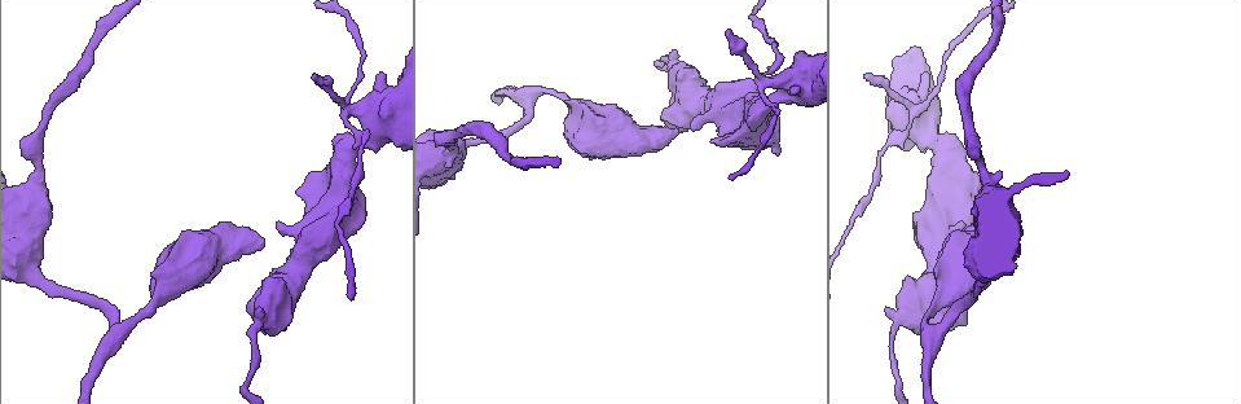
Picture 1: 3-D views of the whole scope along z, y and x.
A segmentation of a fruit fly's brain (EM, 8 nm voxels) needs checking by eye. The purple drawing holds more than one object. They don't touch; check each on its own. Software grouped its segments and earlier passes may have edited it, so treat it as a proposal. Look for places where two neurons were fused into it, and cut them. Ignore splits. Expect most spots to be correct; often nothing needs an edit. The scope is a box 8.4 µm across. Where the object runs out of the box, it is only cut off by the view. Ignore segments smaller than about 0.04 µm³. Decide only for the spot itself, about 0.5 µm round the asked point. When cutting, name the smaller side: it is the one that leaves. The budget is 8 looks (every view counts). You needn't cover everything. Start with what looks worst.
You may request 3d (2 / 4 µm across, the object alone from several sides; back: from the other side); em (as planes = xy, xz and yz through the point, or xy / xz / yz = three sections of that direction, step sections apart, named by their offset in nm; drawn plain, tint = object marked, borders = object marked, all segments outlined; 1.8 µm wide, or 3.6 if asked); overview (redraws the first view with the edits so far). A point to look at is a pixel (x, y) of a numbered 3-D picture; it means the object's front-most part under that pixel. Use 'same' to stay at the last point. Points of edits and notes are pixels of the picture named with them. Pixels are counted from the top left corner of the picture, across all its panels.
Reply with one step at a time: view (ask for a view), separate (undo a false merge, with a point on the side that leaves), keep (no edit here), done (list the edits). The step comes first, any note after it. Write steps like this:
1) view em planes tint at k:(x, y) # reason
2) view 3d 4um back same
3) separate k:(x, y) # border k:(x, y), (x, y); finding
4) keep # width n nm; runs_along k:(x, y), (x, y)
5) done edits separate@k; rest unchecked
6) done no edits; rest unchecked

view 3d 4um at 1:(786, 77)

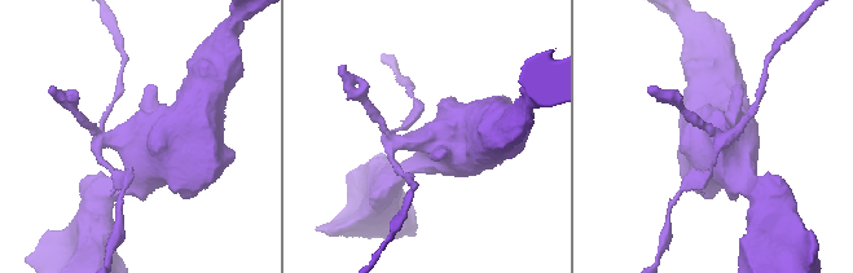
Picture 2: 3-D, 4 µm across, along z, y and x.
view em 3.6um yz step 16 tint at 2:(429, 136) # need the tissue

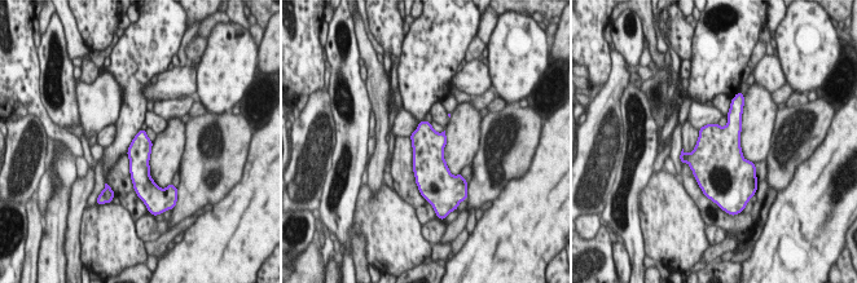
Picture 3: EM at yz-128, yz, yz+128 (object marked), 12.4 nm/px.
view em 3.6um planes tint same # cut it another way

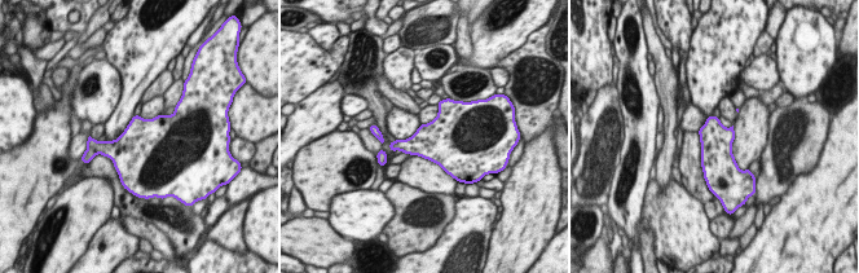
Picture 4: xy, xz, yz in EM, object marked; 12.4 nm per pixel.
separate 4:(89, 153) # two neurons meet here

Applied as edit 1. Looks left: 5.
view overview # redraw

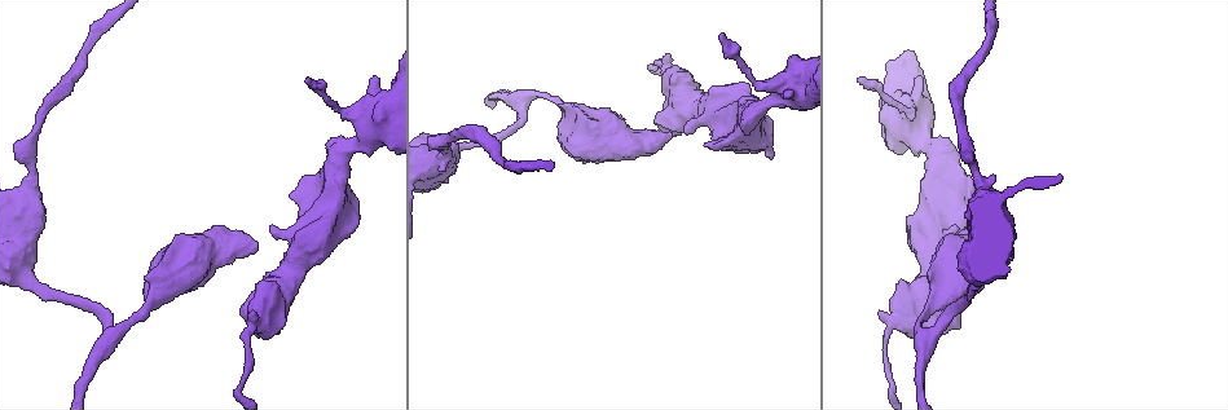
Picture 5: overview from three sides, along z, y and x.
view 3d 4um back at 5:(24, 202) # thick turns thin

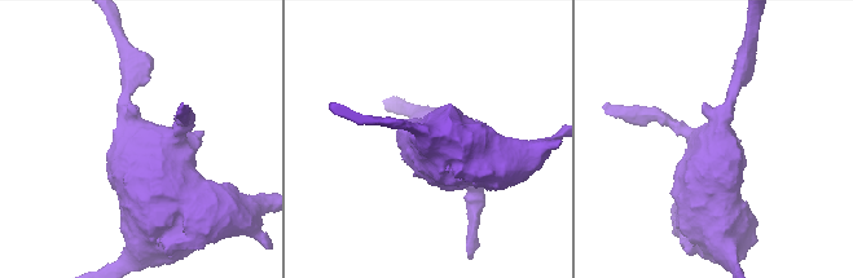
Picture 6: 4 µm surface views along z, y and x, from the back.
view em 3.6um xy step 16 tint at 6:(135, 144)

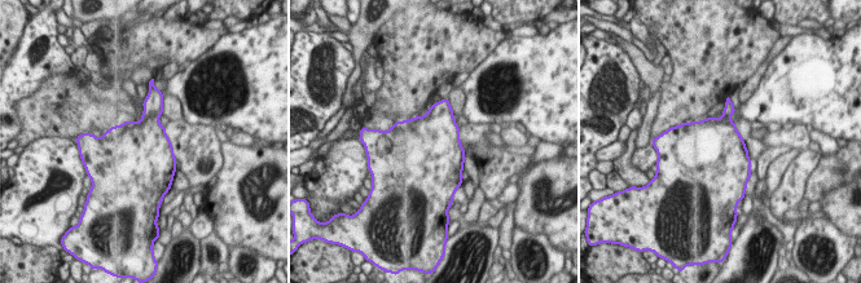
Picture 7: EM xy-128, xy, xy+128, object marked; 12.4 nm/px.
view em 3.6um planes tint same

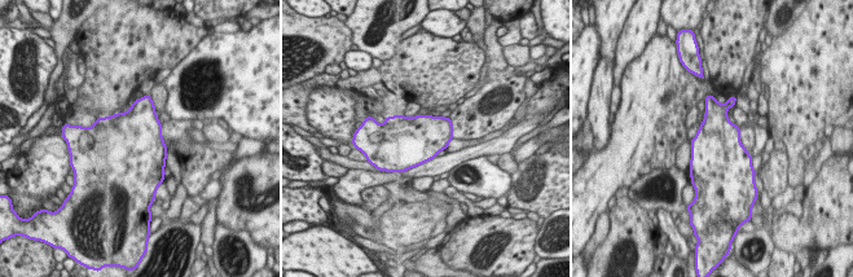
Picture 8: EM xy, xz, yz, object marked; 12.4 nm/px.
keep # width 600 nm; all the same neuron

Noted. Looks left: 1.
done edits separate@4; rest unchecked

